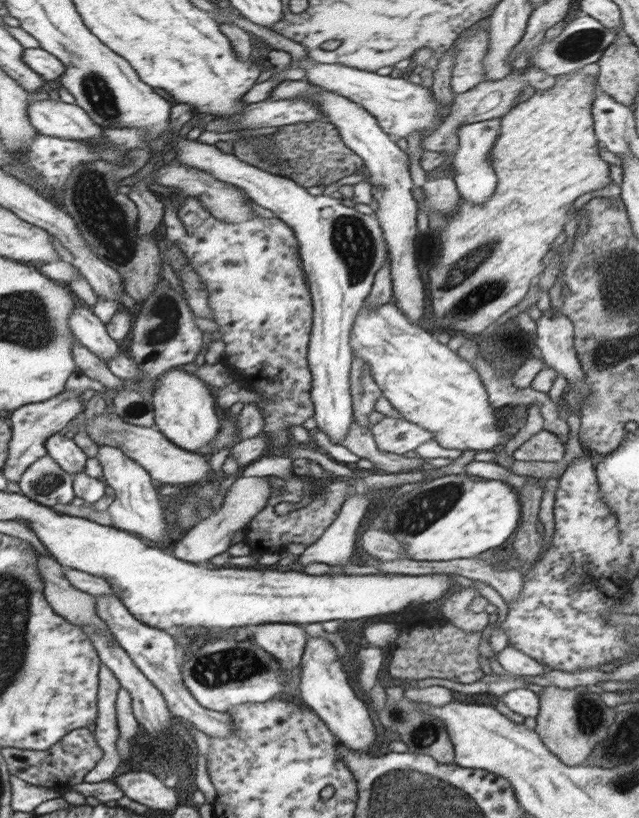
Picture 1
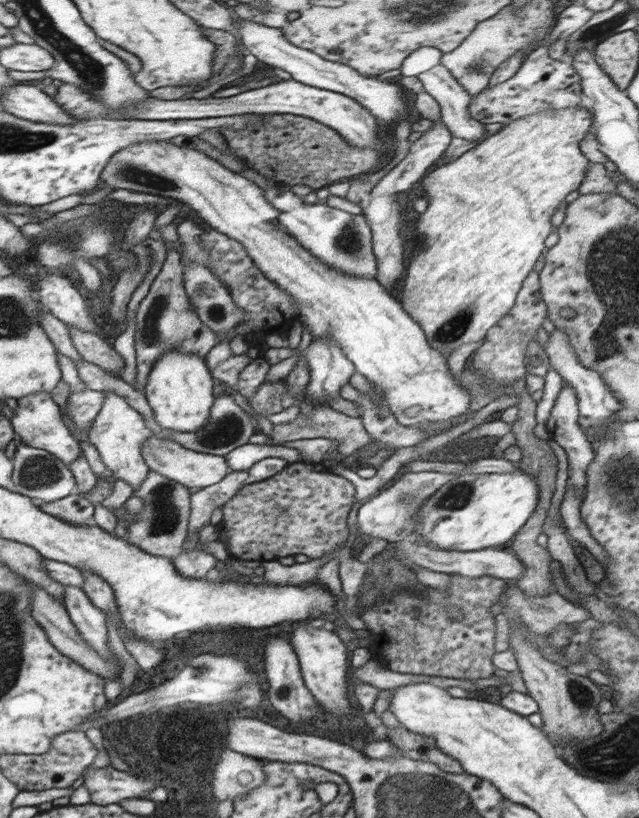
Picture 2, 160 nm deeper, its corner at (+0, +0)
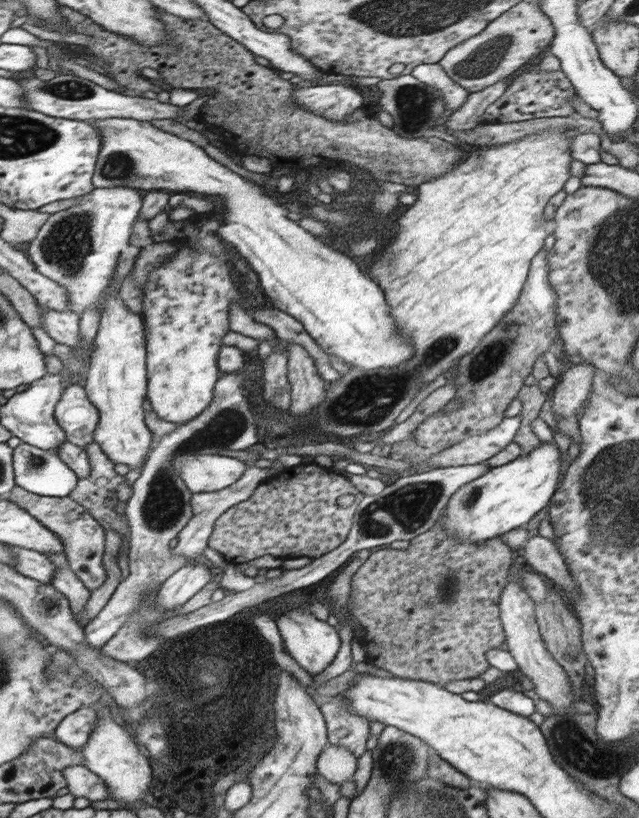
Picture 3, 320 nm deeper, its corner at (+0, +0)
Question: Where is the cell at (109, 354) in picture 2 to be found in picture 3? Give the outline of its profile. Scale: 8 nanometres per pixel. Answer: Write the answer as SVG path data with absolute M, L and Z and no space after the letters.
M42 308L44 331L53 338L57 344L63 344L68 347L82 346L80 338L78 314L70 310L53 311Z

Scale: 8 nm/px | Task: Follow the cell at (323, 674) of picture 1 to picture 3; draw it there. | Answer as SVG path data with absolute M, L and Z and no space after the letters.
M293 608L276 618L278 630L288 648L288 654L298 662L312 677L319 675L334 660L339 648L341 638L336 626L314 617L306 608Z

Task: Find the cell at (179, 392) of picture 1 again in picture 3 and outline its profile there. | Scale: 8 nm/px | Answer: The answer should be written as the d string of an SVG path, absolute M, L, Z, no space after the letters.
M198 213L186 220L169 221L163 232L151 234L153 242L172 241L178 248L170 260L162 262L148 273L147 281L141 286L143 296L140 315L147 351L146 398L160 419L178 426L200 416L212 403L213 390L218 382L218 351L222 349L223 338L230 332L230 304L239 303L242 298L242 292L232 281L224 240L217 235L220 227L218 219L211 220Z

